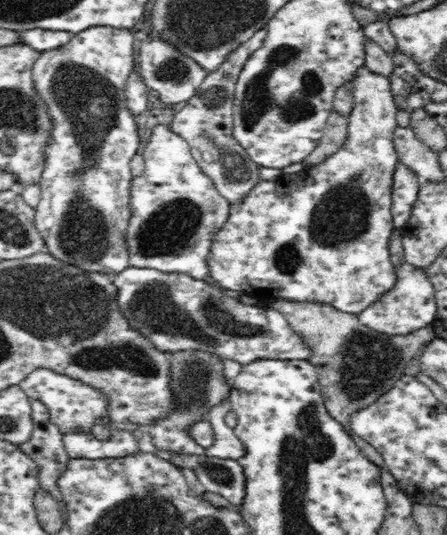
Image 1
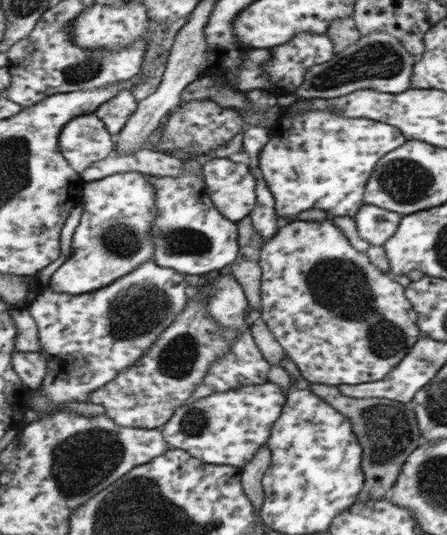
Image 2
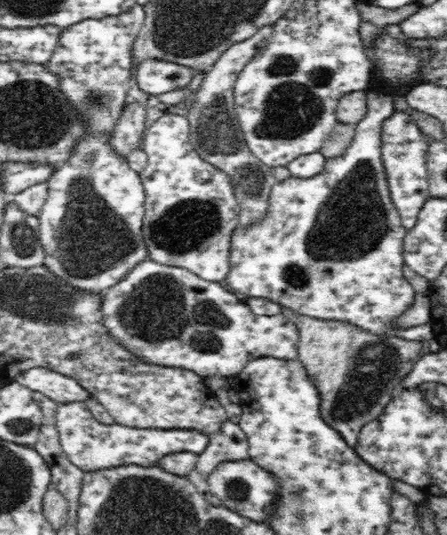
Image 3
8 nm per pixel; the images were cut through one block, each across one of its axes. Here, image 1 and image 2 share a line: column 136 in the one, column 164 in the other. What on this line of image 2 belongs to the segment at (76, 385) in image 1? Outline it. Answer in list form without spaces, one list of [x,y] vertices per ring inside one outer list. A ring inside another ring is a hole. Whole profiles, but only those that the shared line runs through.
[[[269,381],[263,384],[232,388],[227,392],[213,392],[211,396],[191,402],[185,401],[184,404],[175,408],[171,418],[161,426],[160,432],[163,434],[166,444],[172,449],[187,452],[187,455],[201,460],[204,464],[243,467],[261,448],[261,444],[267,442],[272,424],[282,411],[285,397],[286,392]]]

